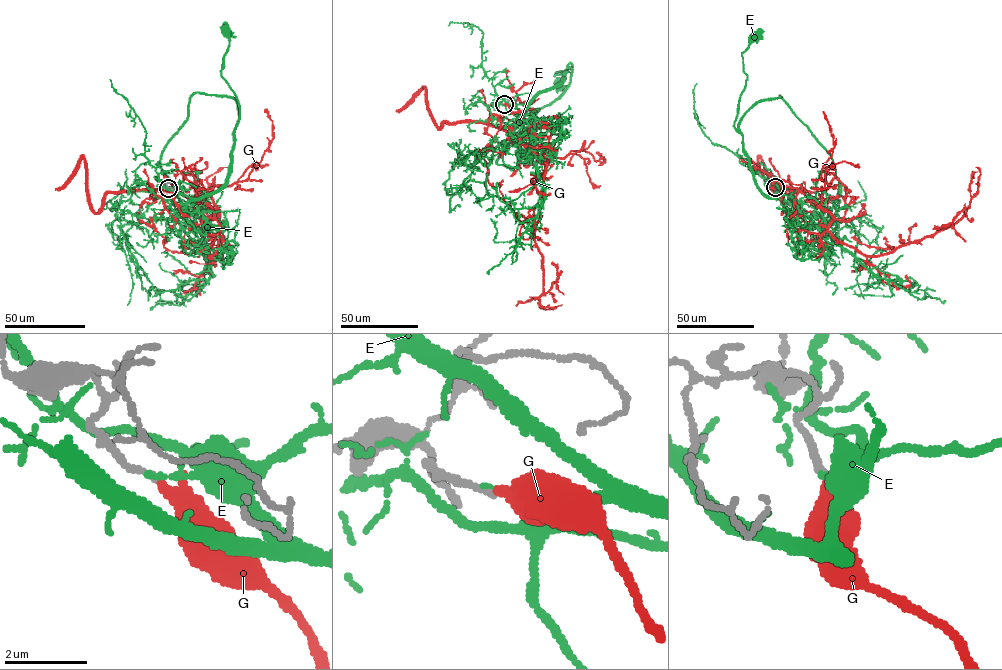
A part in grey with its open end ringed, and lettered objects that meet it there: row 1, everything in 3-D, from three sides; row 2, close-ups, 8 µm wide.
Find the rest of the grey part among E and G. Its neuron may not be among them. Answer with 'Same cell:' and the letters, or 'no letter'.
Same cell: no letter

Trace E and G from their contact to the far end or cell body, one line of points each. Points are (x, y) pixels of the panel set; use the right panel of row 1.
E: (775, 187), (775, 195), (767, 197), (756, 185), (743, 136), (734, 126), (747, 79), (741, 54), (755, 35)
G: (775, 187), (782, 197), (800, 189), (833, 216), (836, 239), (878, 256), (954, 224), (977, 192), (976, 167)

